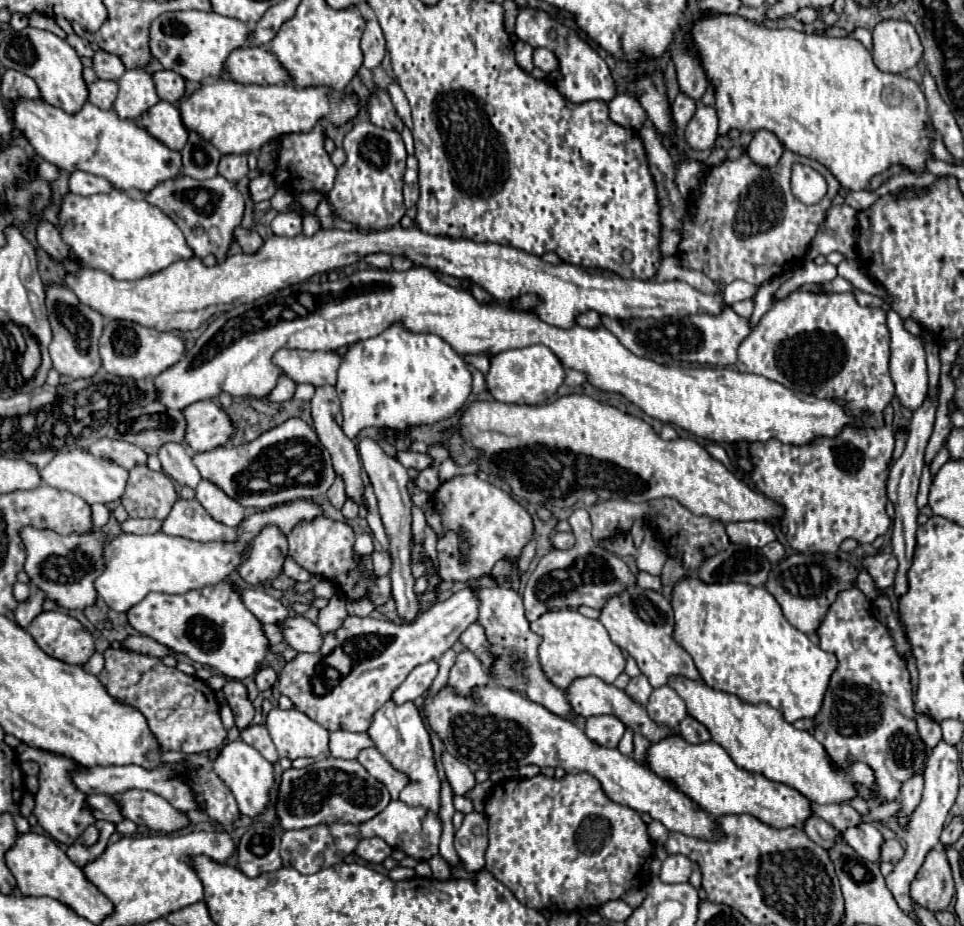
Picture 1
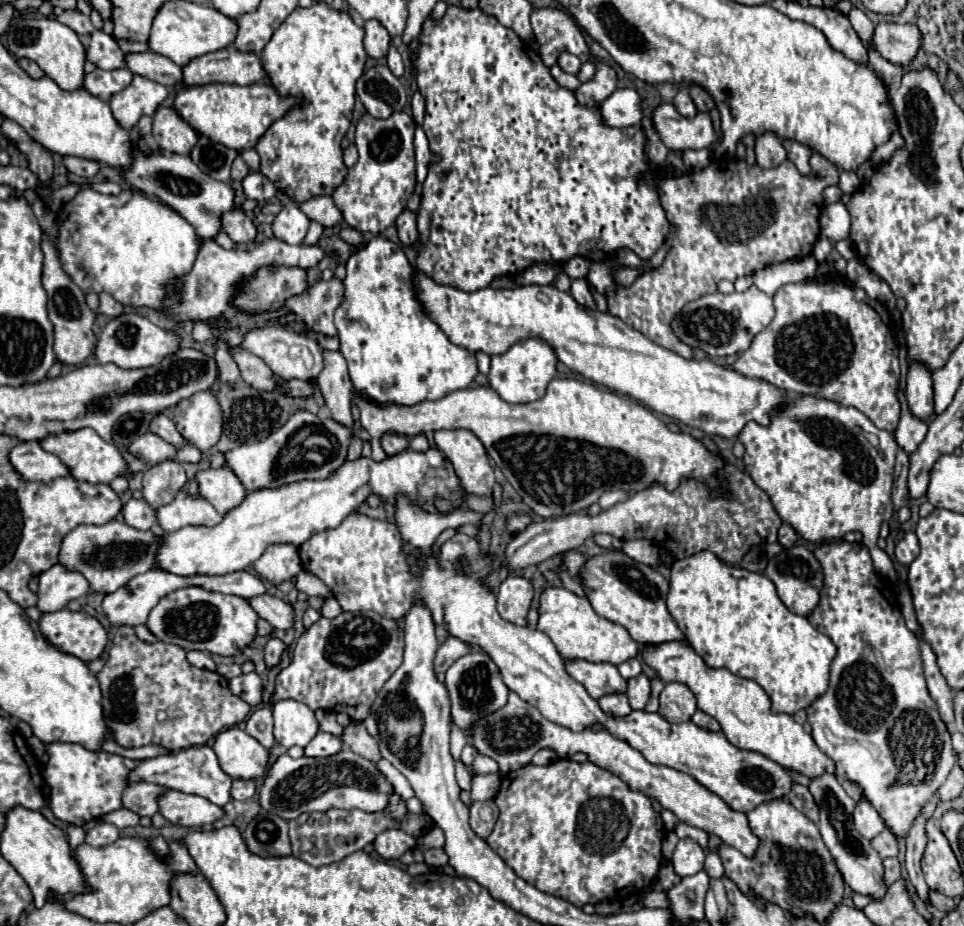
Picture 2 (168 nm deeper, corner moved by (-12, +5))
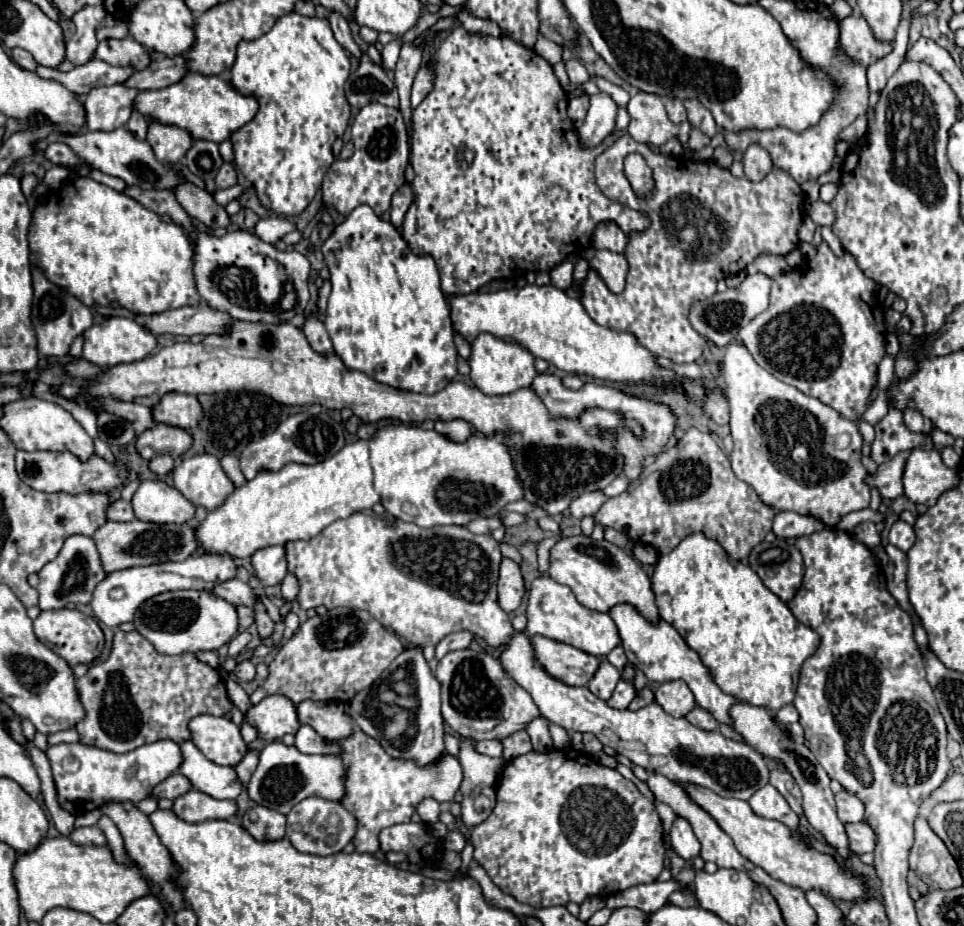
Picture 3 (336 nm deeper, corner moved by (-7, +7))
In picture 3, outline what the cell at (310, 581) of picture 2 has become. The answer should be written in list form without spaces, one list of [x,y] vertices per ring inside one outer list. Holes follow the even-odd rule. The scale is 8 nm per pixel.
[[[288,574],[284,580],[282,580],[282,596],[286,600],[294,600],[300,592],[300,586],[298,586],[298,578],[294,574]]]

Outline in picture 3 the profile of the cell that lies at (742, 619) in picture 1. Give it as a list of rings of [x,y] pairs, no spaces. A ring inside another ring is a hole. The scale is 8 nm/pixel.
[[[690,534],[670,554],[660,556],[652,576],[652,590],[656,594],[660,618],[672,624],[686,644],[698,652],[704,666],[712,670],[716,684],[726,694],[754,706],[764,706],[770,712],[776,712],[794,700],[800,666],[804,664],[804,658],[810,658],[816,652],[820,636],[798,622],[788,606],[762,584],[750,566],[732,560],[718,542],[704,534]]]

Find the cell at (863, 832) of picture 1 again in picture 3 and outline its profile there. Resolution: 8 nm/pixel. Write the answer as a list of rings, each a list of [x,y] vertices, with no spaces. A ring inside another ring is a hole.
[[[846,790],[836,794],[836,808],[838,808],[838,818],[844,824],[856,824],[856,822],[864,822],[864,802],[860,798],[856,798],[854,794],[848,794]]]

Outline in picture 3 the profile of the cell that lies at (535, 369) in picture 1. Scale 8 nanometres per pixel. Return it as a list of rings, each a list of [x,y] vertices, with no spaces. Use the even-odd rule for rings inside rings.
[[[480,334],[472,342],[472,356],[468,364],[470,364],[472,382],[488,396],[502,396],[502,394],[512,394],[512,390],[530,388],[534,378],[538,376],[534,366],[534,356],[524,346],[520,346],[518,342],[496,338],[492,334]]]

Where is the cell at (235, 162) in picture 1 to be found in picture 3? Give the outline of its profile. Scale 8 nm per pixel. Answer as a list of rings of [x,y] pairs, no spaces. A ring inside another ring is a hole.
[[[224,162],[222,168],[216,174],[216,186],[228,188],[228,186],[234,186],[234,184],[236,184],[236,168],[234,168],[234,164]]]

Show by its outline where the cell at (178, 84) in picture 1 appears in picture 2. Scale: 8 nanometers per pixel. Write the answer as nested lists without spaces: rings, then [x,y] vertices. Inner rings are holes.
[[[151,50],[125,54],[125,68],[131,70],[131,74],[149,78],[165,86],[175,86],[181,82],[181,68],[173,64],[169,58]]]

